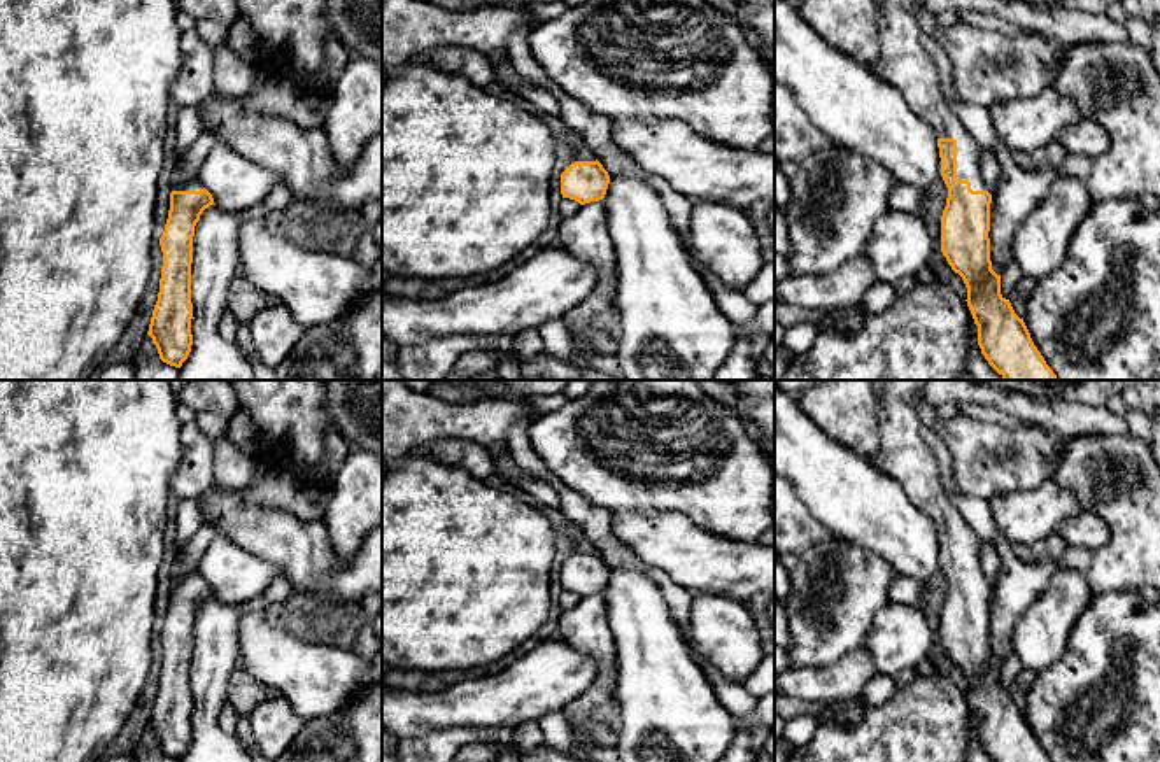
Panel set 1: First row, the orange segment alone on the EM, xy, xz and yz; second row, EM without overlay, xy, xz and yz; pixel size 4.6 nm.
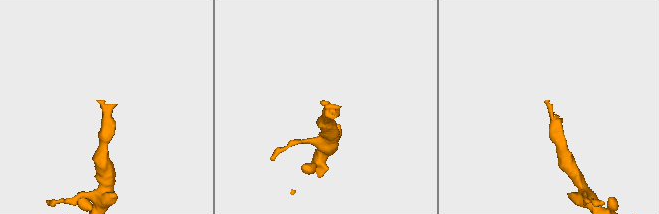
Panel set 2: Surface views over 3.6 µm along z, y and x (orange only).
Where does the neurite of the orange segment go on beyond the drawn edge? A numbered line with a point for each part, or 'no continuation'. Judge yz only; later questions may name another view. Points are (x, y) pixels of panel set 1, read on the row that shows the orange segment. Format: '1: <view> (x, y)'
1: yz (903, 63)

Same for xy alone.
1: xy (195, 184)

